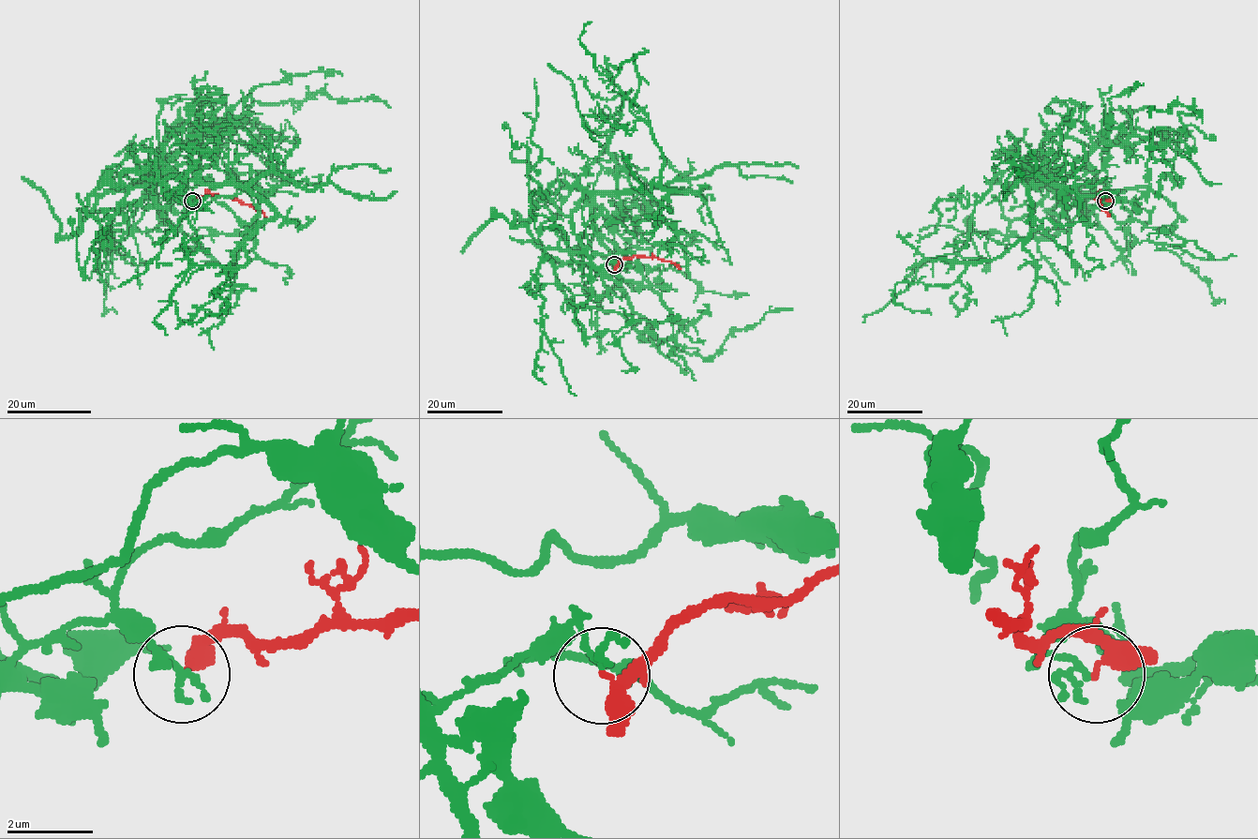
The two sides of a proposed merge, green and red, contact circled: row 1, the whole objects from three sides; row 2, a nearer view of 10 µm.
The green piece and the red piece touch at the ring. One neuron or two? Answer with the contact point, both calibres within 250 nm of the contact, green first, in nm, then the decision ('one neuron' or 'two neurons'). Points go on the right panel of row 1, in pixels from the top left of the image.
(1105, 201) | 140/240 nm | two neurons

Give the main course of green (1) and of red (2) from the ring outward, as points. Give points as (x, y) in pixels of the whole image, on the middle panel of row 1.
1: (614, 264), (573, 232), (586, 192), (688, 191), (662, 186), (630, 110), (645, 52), (615, 91)
2: (614, 265), (635, 256), (655, 257), (674, 262), (680, 269)

